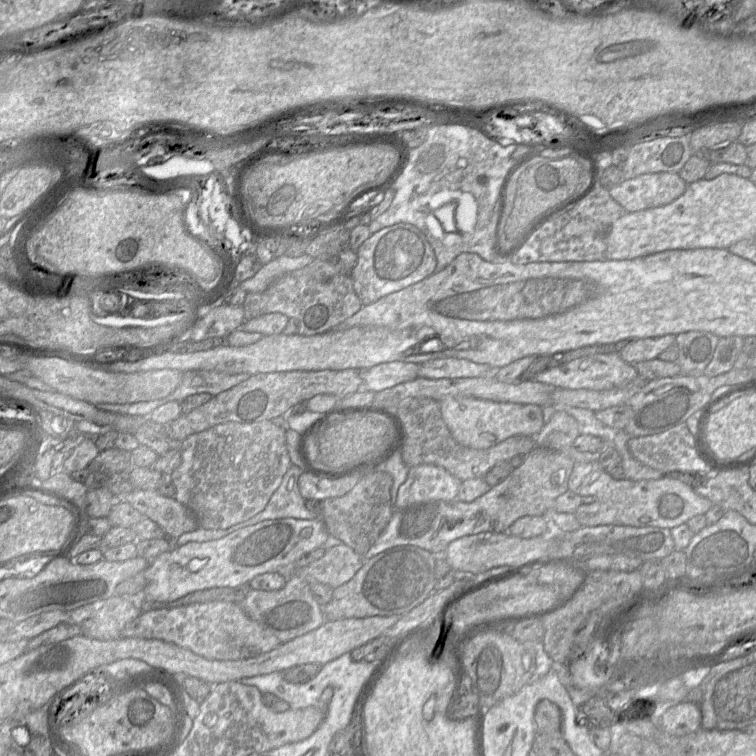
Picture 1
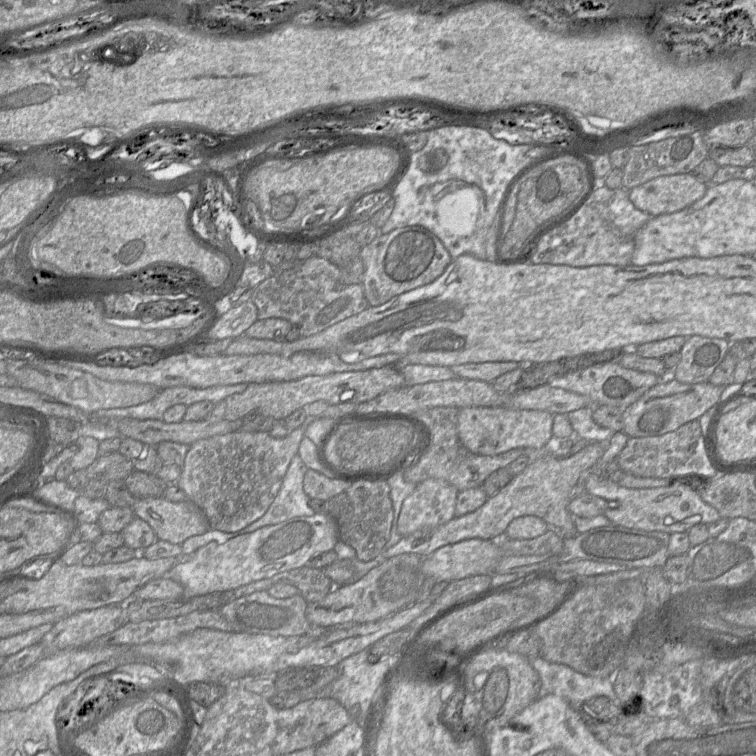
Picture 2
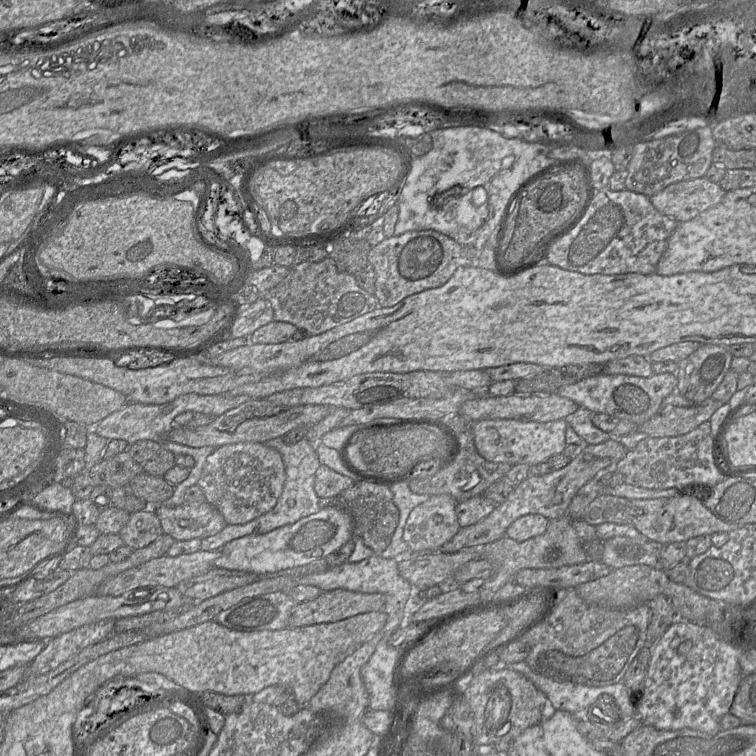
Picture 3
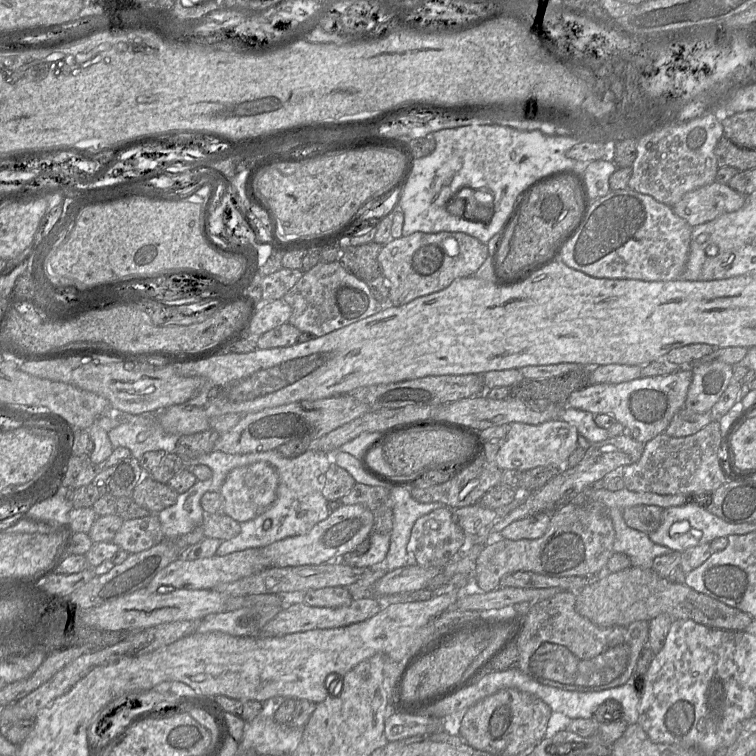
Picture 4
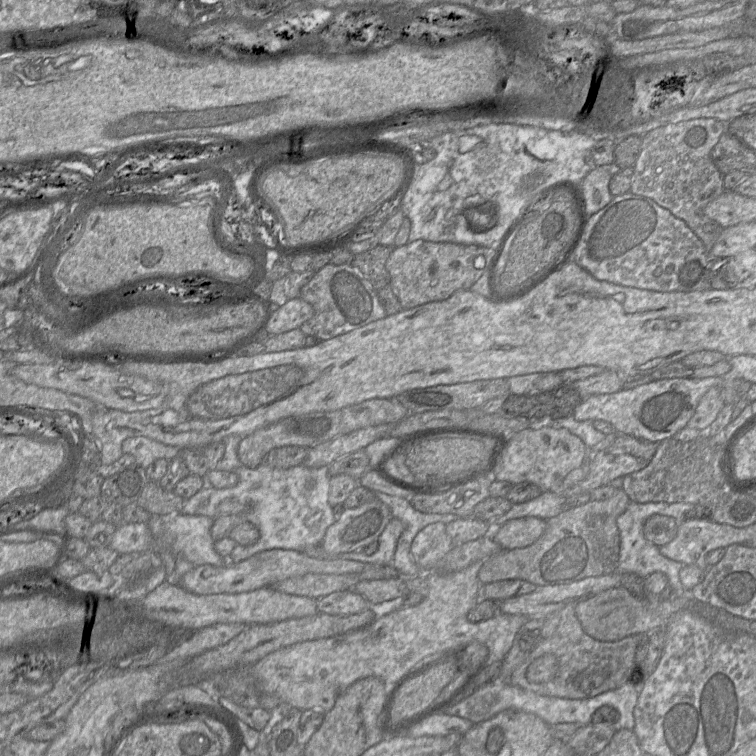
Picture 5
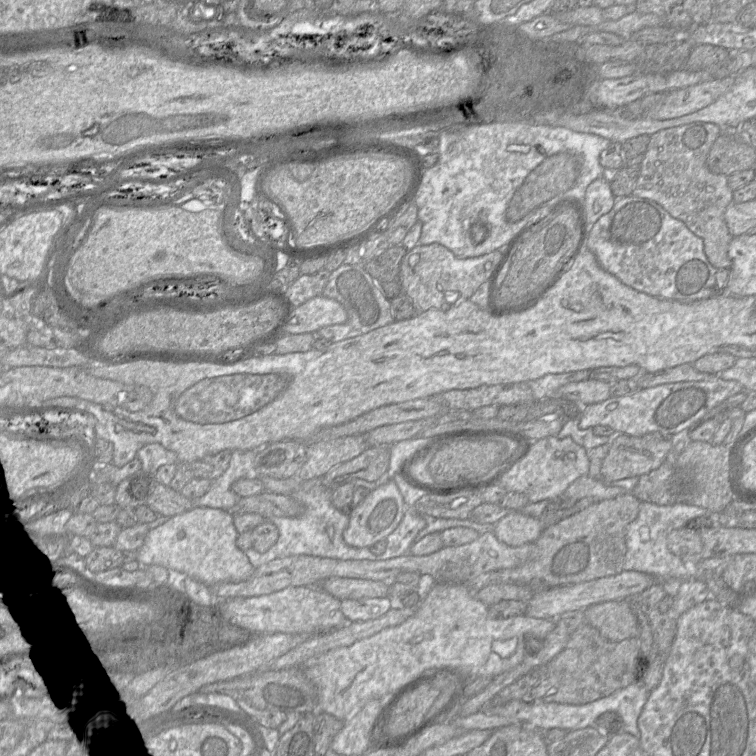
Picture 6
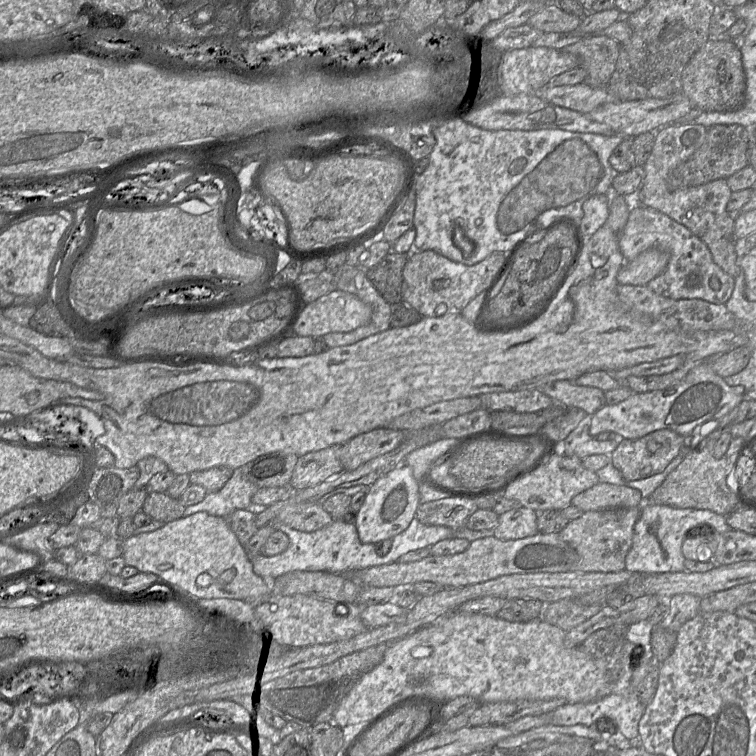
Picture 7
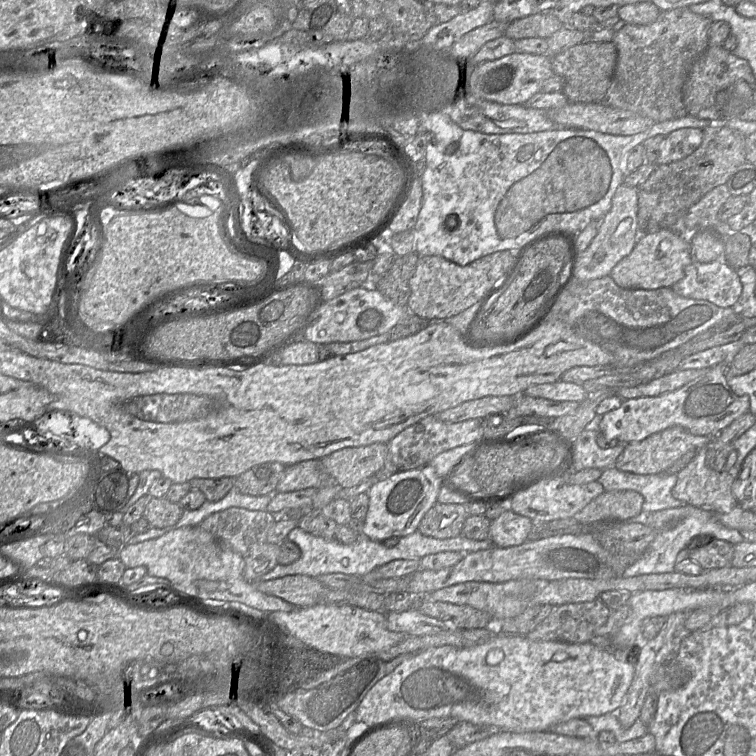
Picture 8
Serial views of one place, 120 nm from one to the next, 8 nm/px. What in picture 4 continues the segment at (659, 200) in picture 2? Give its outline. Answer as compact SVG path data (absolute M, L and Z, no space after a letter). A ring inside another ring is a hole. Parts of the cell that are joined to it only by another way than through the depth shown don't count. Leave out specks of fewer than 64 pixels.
M715 181L685 194L672 209L691 227L695 227L722 214L737 211L745 202L745 195L733 190L728 184Z

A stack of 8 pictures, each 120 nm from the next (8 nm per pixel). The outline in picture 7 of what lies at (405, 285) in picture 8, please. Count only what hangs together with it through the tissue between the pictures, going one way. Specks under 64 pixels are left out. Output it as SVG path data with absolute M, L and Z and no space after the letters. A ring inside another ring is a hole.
M389 252L377 265L365 270L366 276L389 304L402 302L403 268L409 254Z

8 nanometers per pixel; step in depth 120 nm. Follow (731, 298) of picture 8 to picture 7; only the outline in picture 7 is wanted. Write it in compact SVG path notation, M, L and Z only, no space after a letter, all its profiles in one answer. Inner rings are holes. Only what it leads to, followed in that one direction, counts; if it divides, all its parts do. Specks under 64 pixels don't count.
M637 194L632 198L630 200L633 206L627 223L618 237L625 261L633 260L649 248L662 249L670 254L665 271L646 286L657 294L672 299L702 299L713 304L725 304L731 297L735 279L714 262L706 244L684 225L657 210L639 204Z

